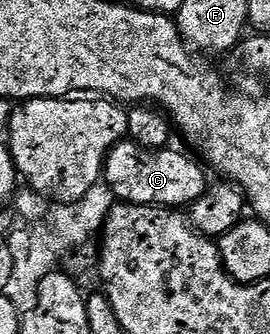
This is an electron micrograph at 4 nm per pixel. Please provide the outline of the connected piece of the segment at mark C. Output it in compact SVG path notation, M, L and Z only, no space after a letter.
M123 140L106 156L104 182L114 191L115 199L126 204L163 208L193 207L206 195L206 174L188 155L174 149L145 150L134 142Z

